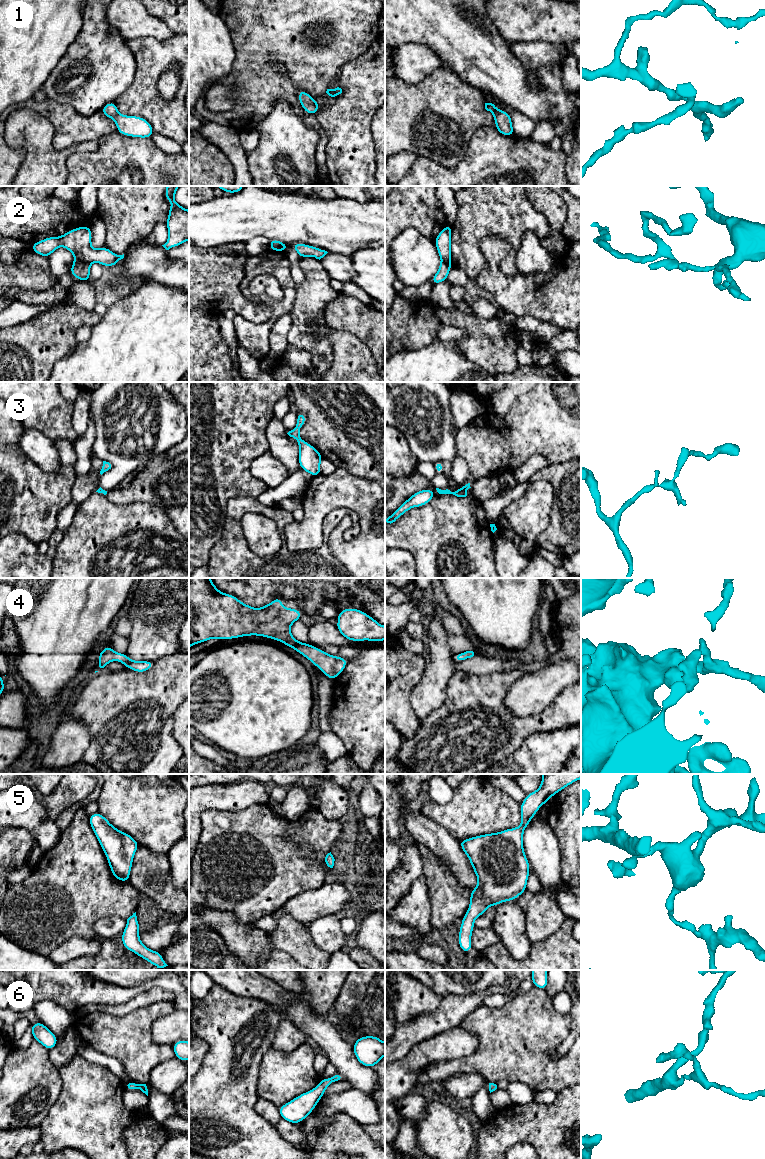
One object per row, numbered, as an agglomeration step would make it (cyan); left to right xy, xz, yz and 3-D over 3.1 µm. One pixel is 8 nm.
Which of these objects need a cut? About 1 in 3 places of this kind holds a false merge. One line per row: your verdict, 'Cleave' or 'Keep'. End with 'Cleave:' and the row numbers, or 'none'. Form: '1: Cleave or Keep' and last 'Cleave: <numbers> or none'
1: Keep
2: Cleave
3: Keep
4: Keep
5: Keep
6: Keep
Cleave: 2

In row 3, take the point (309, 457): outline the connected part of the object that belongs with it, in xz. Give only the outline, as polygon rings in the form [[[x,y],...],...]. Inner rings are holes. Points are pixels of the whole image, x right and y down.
[[[297,412],[297,423],[293,430],[289,431],[287,434],[294,440],[298,441],[299,445],[299,464],[300,469],[305,470],[312,477],[321,474],[320,463],[322,460],[322,455],[320,452],[314,448],[311,444],[304,441],[300,435],[299,431],[306,422],[306,415],[302,412]]]

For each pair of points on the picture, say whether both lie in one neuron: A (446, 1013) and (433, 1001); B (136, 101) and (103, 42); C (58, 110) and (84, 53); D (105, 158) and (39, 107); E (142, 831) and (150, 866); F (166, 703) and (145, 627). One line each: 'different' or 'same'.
A: different
B: different
C: different
D: different
E: different
F: different

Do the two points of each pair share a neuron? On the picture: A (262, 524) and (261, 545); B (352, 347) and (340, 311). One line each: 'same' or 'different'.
A: same
B: different

